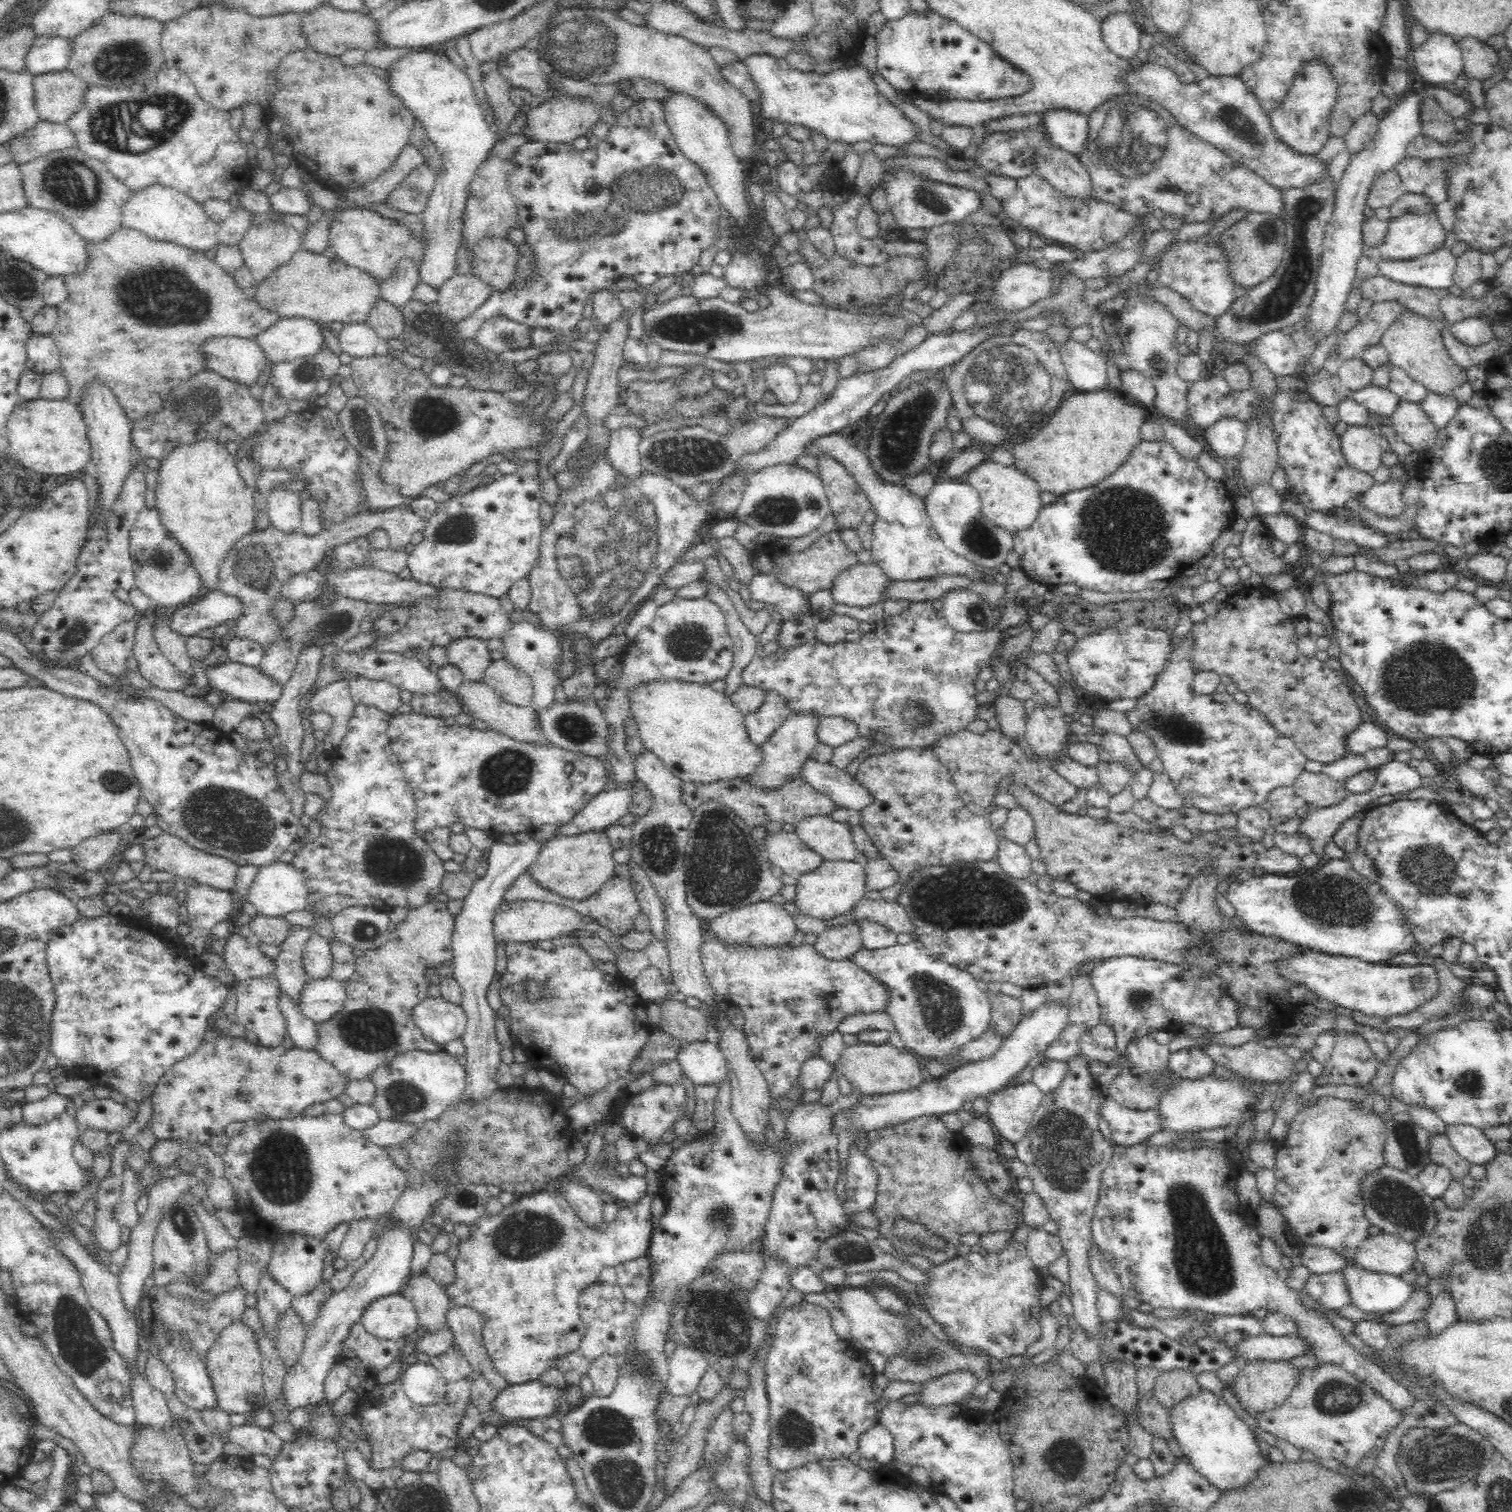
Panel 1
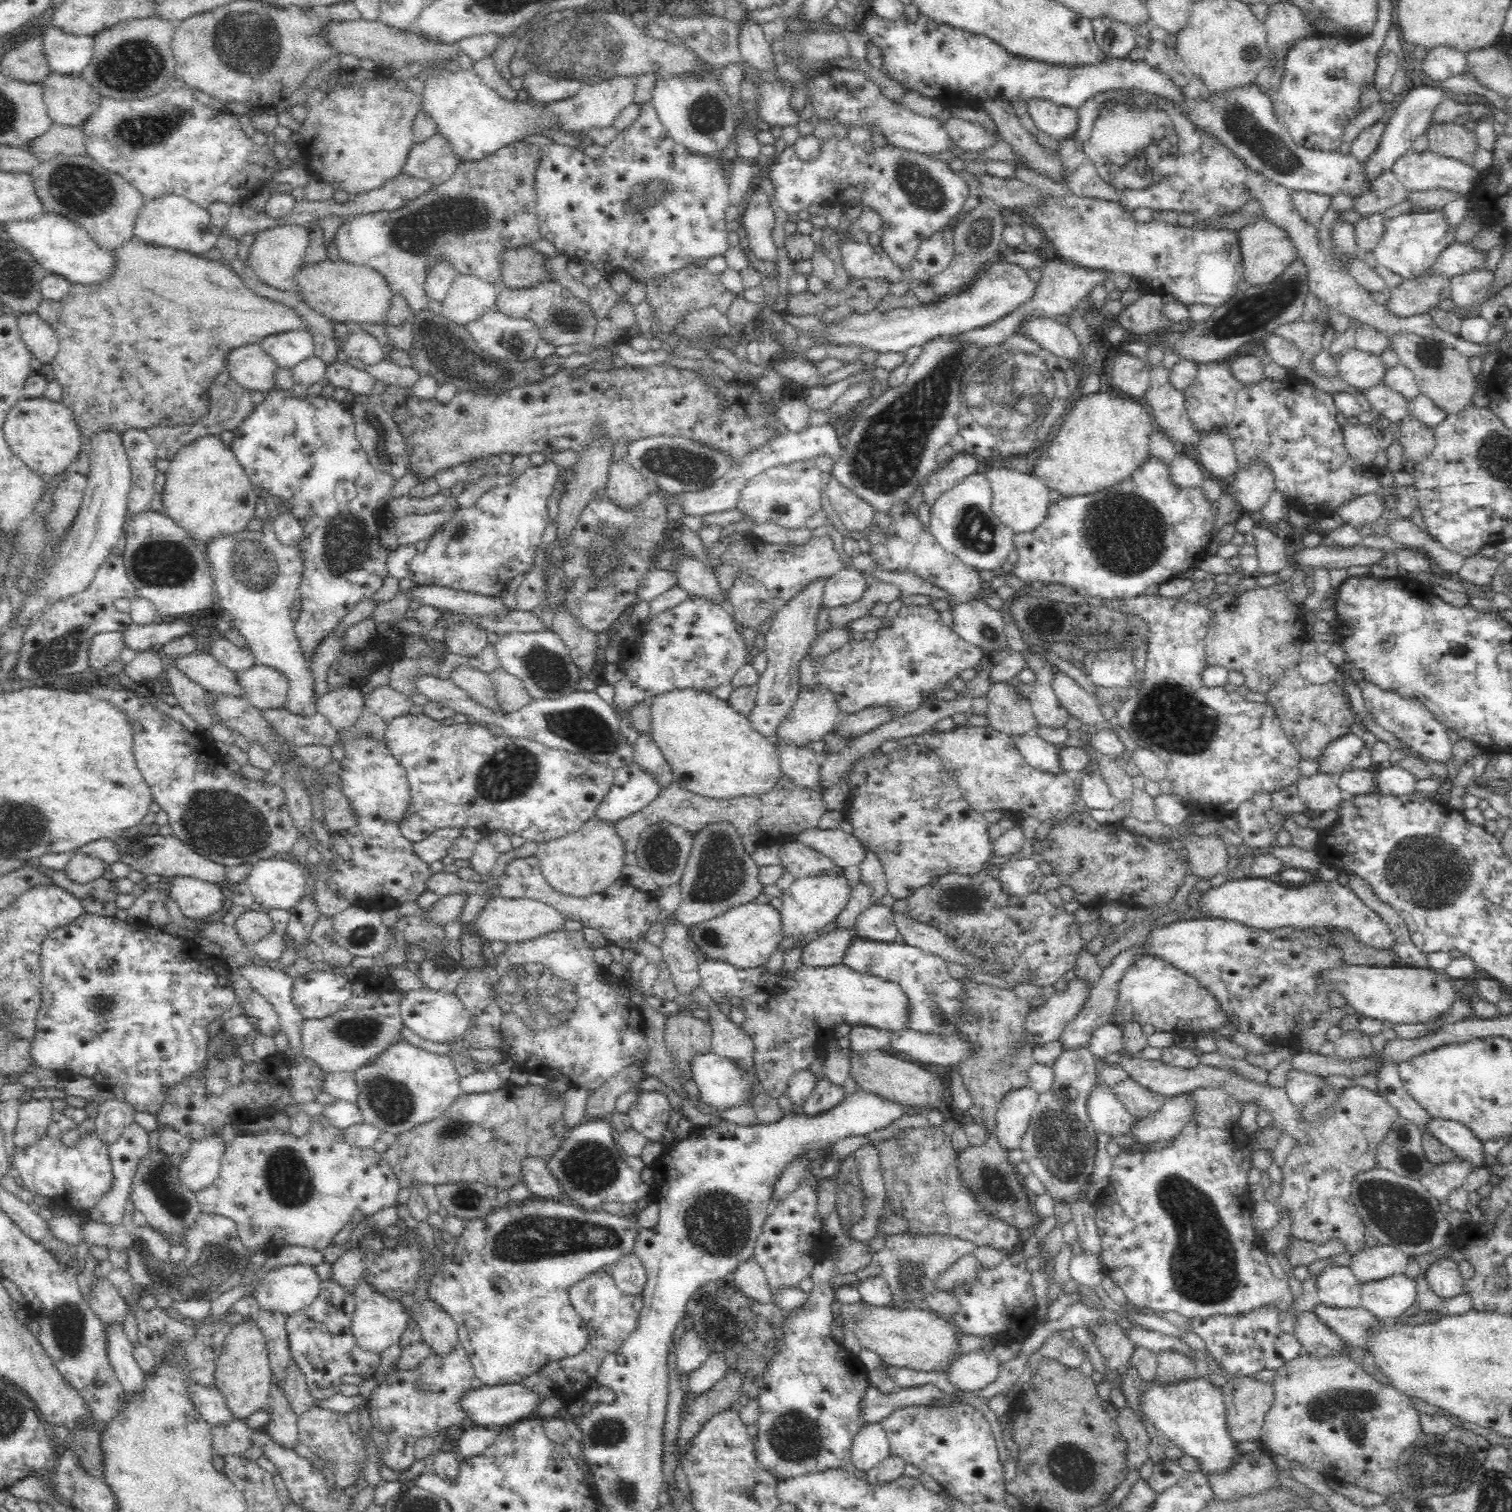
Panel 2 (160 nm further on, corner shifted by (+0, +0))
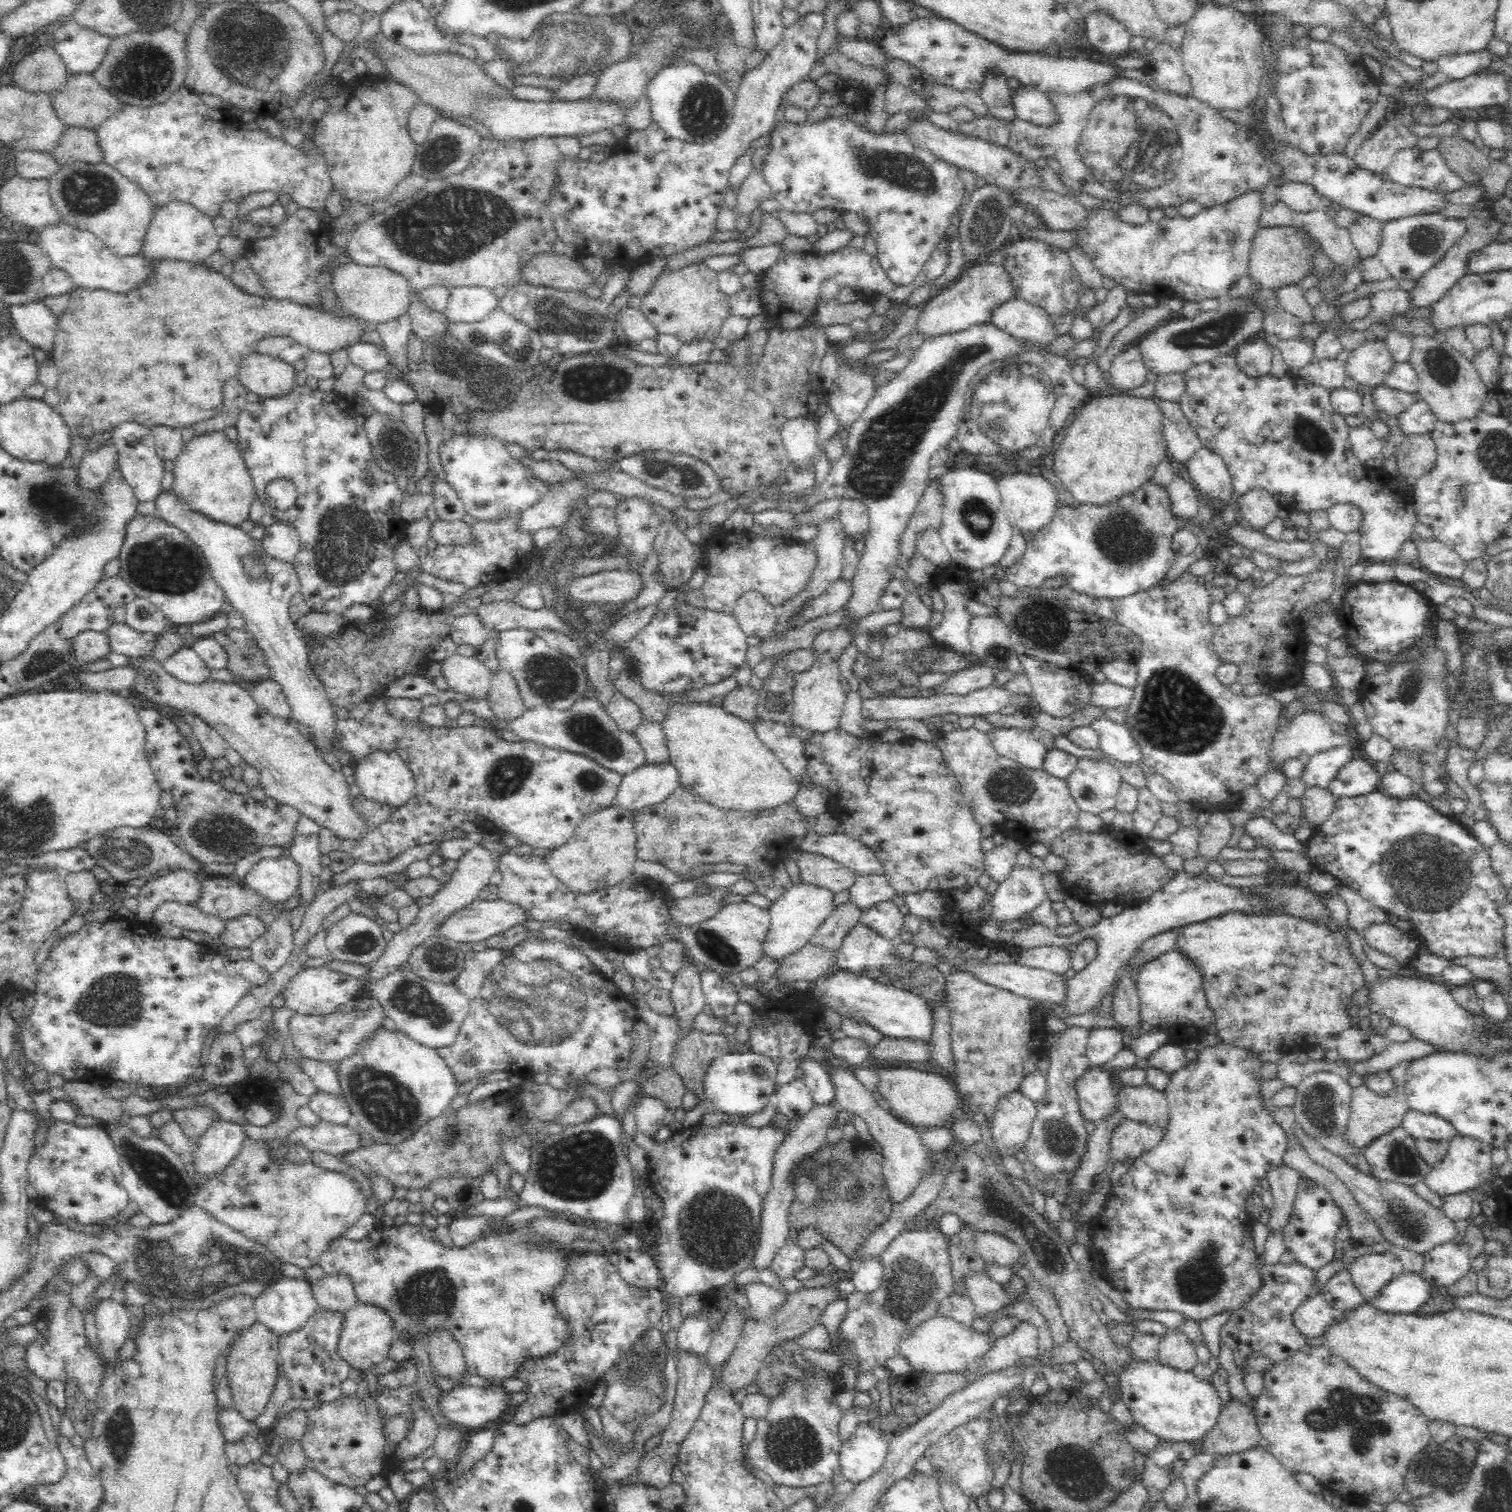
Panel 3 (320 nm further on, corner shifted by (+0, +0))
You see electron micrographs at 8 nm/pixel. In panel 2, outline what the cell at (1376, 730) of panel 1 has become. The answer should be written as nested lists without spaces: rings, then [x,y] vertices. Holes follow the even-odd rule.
[[[1348,732],[1338,739],[1332,740],[1323,749],[1322,756],[1317,759],[1318,765],[1320,765],[1318,773],[1332,774],[1336,771],[1344,770],[1345,766],[1357,754],[1360,754],[1360,751],[1367,750],[1364,740],[1358,735]]]

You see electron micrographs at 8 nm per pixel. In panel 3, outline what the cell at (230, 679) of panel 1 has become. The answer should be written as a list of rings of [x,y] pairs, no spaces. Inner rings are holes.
[[[193,647],[180,648],[161,665],[168,674],[187,683],[204,684],[212,681],[212,669],[204,663]]]

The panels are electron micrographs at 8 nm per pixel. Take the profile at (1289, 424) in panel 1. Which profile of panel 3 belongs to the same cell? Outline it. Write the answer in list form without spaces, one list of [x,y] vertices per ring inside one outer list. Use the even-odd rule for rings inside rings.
[[[1222,354],[1214,358],[1214,360],[1210,360],[1210,362],[1194,365],[1185,370],[1184,375],[1186,375],[1186,392],[1179,398],[1182,411],[1184,411],[1184,415],[1190,421],[1192,428],[1197,432],[1198,437],[1200,437],[1202,447],[1214,448],[1221,454],[1232,476],[1231,484],[1233,485],[1234,496],[1240,496],[1240,494],[1244,494],[1250,488],[1266,488],[1270,495],[1279,502],[1280,507],[1298,510],[1298,512],[1306,514],[1311,513],[1313,510],[1325,510],[1327,512],[1339,503],[1359,506],[1362,513],[1365,514],[1365,520],[1358,531],[1361,534],[1361,539],[1359,540],[1361,556],[1369,558],[1373,562],[1393,562],[1400,544],[1411,539],[1412,526],[1417,520],[1412,499],[1396,478],[1392,478],[1386,472],[1380,474],[1380,470],[1378,470],[1378,474],[1368,474],[1366,465],[1357,460],[1349,441],[1350,426],[1344,420],[1345,417],[1334,410],[1334,405],[1331,403],[1331,391],[1300,376],[1294,378],[1288,374],[1284,377],[1277,377],[1269,372],[1264,376],[1252,378],[1238,368],[1234,354]]]

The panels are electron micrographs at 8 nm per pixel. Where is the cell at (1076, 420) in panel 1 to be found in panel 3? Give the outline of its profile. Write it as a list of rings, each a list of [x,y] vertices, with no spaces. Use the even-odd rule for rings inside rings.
[[[1091,395],[1064,427],[1066,436],[1052,456],[1052,472],[1076,503],[1118,500],[1122,492],[1140,488],[1142,480],[1152,480],[1156,464],[1167,453],[1161,426],[1161,412],[1151,397]]]

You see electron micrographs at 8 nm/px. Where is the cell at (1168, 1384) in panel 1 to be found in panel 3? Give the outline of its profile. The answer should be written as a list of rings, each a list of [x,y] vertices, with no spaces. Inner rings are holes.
[[[1173,1329],[1159,1337],[1157,1362],[1180,1372],[1190,1372],[1199,1363],[1194,1344]]]

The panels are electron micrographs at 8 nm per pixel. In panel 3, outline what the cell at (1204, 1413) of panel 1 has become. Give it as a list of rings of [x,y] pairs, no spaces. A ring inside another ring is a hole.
[[[1136,1359],[1132,1366],[1120,1372],[1117,1384],[1134,1421],[1158,1440],[1187,1443],[1197,1451],[1205,1448],[1206,1438],[1218,1423],[1222,1410],[1222,1400],[1210,1381],[1198,1378],[1192,1371],[1180,1372],[1163,1366],[1157,1360],[1144,1364]]]

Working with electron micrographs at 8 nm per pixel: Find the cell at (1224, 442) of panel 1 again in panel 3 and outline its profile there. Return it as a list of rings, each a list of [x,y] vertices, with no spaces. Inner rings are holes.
[[[1201,447],[1186,464],[1200,493],[1223,504],[1233,501],[1232,476],[1216,449]]]

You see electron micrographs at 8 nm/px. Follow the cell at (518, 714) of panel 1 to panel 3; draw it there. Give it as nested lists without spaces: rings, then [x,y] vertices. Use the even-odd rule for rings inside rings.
[[[455,652],[440,664],[442,675],[451,690],[470,698],[486,699],[493,672],[475,656],[464,656]]]

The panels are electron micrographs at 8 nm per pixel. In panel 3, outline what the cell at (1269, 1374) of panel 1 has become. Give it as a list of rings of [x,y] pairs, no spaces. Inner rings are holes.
[[[1230,1397],[1221,1410],[1218,1423],[1206,1438],[1205,1448],[1198,1452],[1208,1455],[1238,1454],[1259,1446],[1260,1440],[1256,1397],[1250,1398],[1248,1404]]]

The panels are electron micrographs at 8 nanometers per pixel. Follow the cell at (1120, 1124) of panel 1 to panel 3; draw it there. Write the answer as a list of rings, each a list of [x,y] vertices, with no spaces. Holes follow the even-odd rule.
[[[1094,1067],[1076,1084],[1081,1113],[1087,1122],[1102,1122],[1119,1110],[1111,1075]]]

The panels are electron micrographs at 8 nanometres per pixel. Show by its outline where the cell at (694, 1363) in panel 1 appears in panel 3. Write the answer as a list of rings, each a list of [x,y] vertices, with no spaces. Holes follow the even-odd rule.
[[[688,1314],[677,1330],[677,1346],[687,1354],[705,1358],[713,1339],[708,1323],[697,1316]]]

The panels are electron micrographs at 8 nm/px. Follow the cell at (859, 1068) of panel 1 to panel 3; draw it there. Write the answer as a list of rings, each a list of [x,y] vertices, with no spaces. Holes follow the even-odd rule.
[[[875,1065],[872,1066],[872,1071],[876,1072],[878,1095],[888,1101],[891,1113],[919,1129],[948,1127],[962,1108],[957,1091],[941,1074],[920,1072],[916,1068],[904,1068],[904,1066],[879,1068]]]

